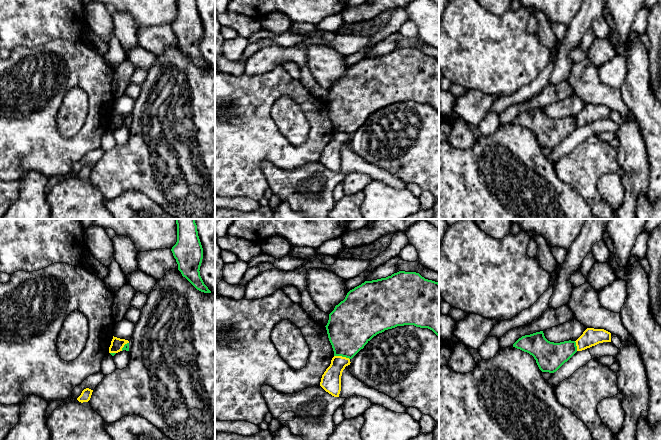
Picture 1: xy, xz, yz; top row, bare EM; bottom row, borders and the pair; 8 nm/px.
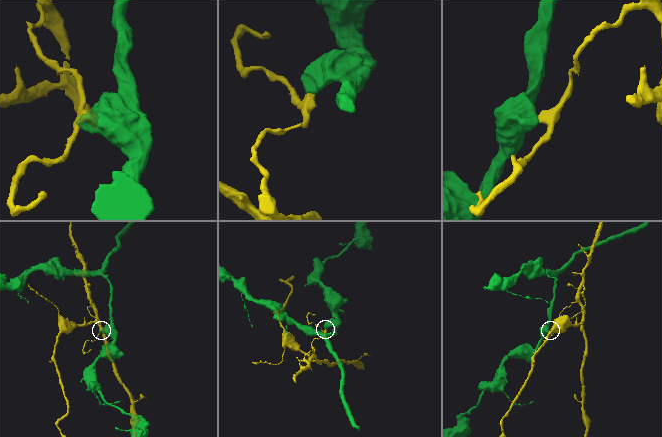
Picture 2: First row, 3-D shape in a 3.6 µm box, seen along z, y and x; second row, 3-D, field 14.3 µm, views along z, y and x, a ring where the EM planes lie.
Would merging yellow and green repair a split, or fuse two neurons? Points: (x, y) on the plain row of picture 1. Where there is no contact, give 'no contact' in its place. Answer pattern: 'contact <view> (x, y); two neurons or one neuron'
contact xz (342, 133); two neurons

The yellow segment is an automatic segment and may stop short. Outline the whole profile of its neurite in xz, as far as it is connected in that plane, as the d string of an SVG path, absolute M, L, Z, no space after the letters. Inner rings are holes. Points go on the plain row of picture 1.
M334 132L330 142L322 151L320 162L334 173L339 173L341 167L341 152L346 142L350 141L350 135L342 132Z

